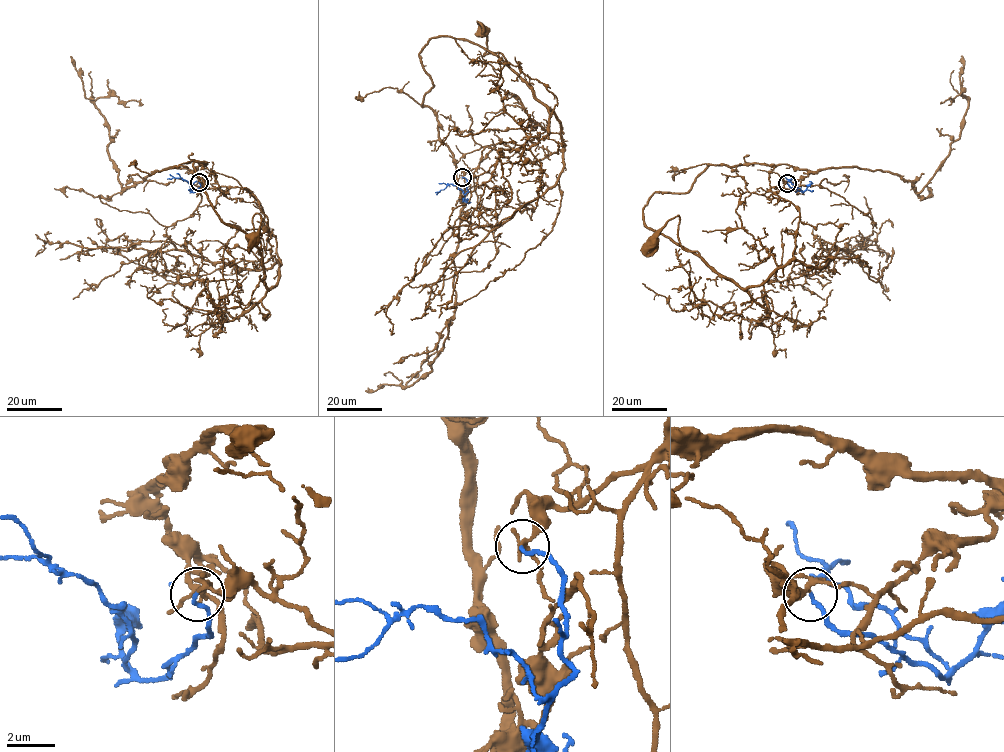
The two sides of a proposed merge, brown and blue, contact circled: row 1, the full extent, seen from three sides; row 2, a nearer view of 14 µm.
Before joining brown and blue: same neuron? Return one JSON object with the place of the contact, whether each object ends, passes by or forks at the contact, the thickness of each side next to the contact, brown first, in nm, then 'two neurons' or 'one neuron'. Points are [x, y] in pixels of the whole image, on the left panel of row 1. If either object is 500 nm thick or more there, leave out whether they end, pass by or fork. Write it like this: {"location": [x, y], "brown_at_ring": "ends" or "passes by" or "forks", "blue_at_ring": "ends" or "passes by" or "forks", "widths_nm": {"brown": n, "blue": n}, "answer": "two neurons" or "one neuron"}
{"location": [199, 182], "brown_at_ring": "forks", "blue_at_ring": "ends", "widths_nm": {"brown": 130, "blue": 150}, "answer": "one neuron"}

